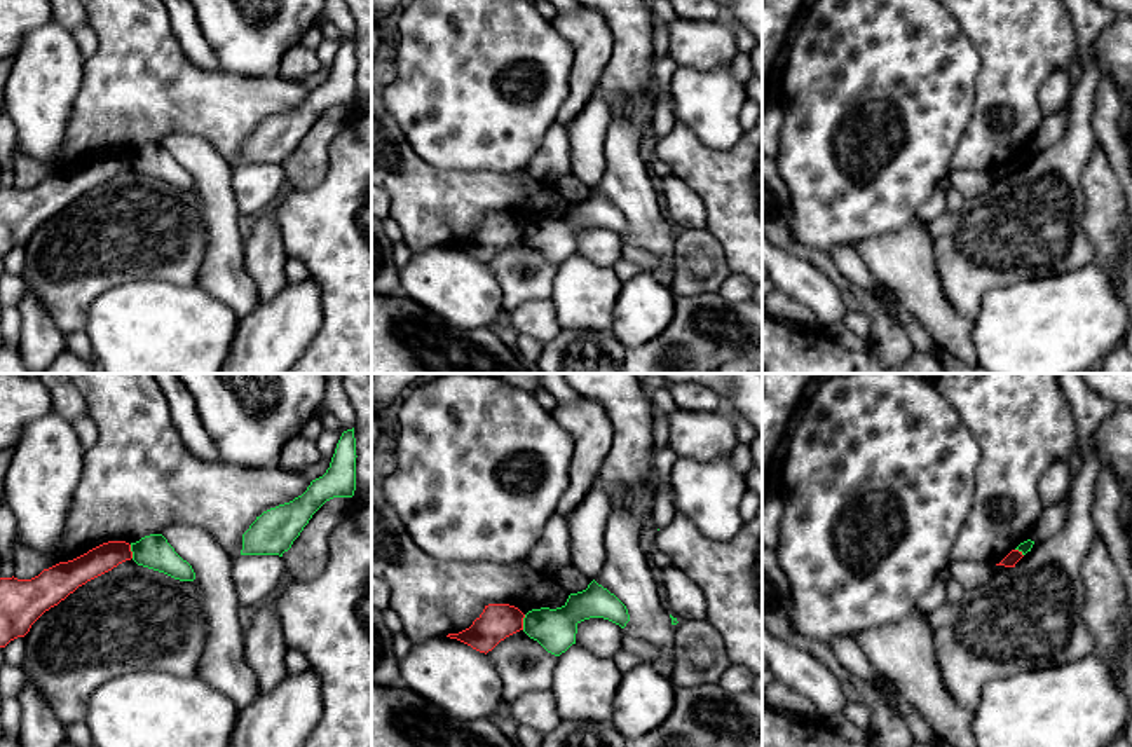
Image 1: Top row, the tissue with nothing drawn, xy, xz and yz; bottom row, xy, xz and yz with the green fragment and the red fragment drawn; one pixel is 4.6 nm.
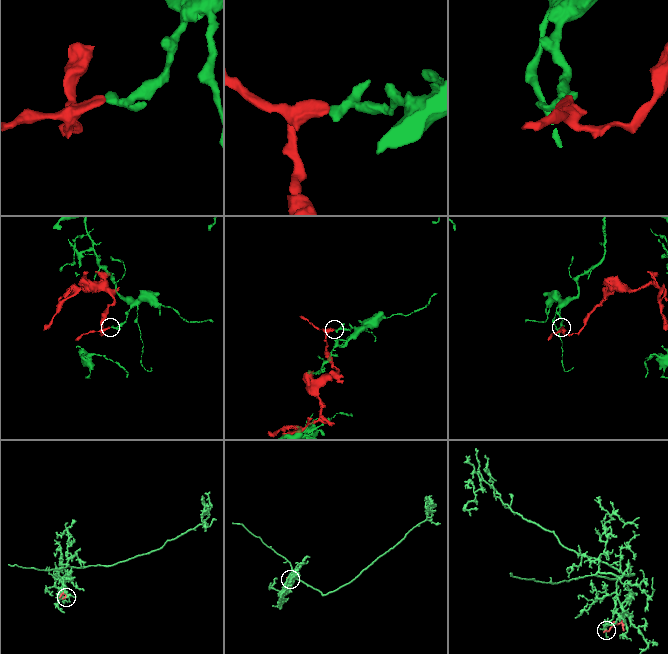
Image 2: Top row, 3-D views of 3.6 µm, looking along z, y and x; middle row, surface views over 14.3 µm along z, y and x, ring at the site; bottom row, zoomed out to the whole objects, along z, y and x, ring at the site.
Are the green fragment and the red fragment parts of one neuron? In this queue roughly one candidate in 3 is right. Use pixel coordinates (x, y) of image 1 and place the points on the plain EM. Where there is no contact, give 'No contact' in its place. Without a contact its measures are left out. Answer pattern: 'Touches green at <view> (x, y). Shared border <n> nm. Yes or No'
Touches green at xz (524, 231). Shared border 70 nm. No

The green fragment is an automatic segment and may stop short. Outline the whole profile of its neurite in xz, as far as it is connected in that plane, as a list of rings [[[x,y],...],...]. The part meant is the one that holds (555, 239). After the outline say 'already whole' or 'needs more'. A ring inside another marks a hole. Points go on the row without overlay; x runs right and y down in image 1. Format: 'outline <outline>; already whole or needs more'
outline [[[593,188],[586,199],[570,202],[562,216],[528,220],[523,241],[548,262],[560,265],[576,253],[577,234],[590,227],[604,227],[621,237],[630,230],[626,215]]]; already whole

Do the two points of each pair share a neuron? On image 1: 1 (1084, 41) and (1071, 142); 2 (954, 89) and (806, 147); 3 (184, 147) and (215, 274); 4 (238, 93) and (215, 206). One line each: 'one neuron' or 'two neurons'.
1: one neuron
2: one neuron
3: one neuron
4: two neurons

